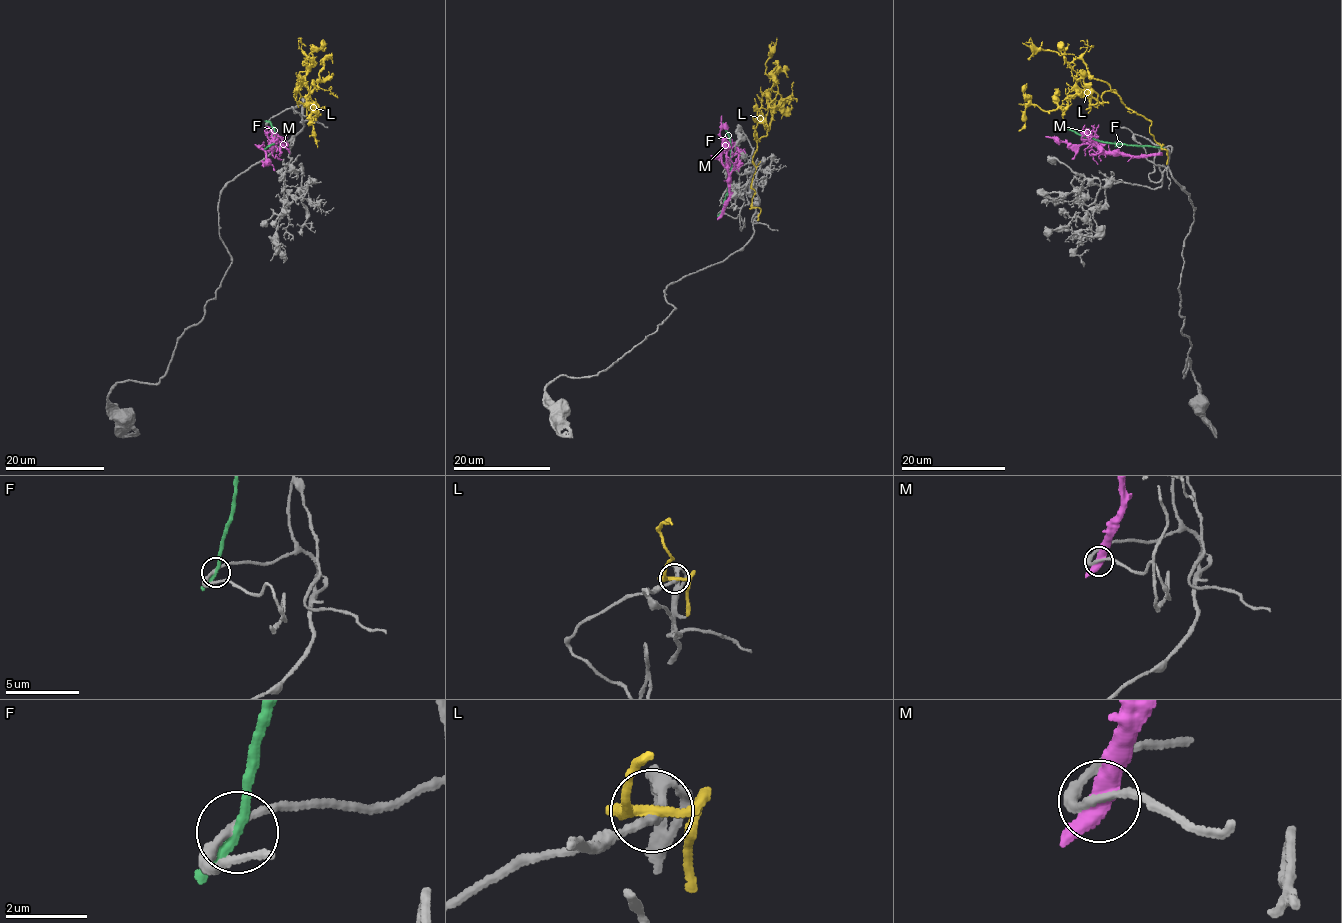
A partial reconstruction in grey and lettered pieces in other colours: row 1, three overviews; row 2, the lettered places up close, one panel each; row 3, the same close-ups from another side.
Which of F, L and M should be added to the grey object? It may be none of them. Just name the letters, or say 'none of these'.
L

